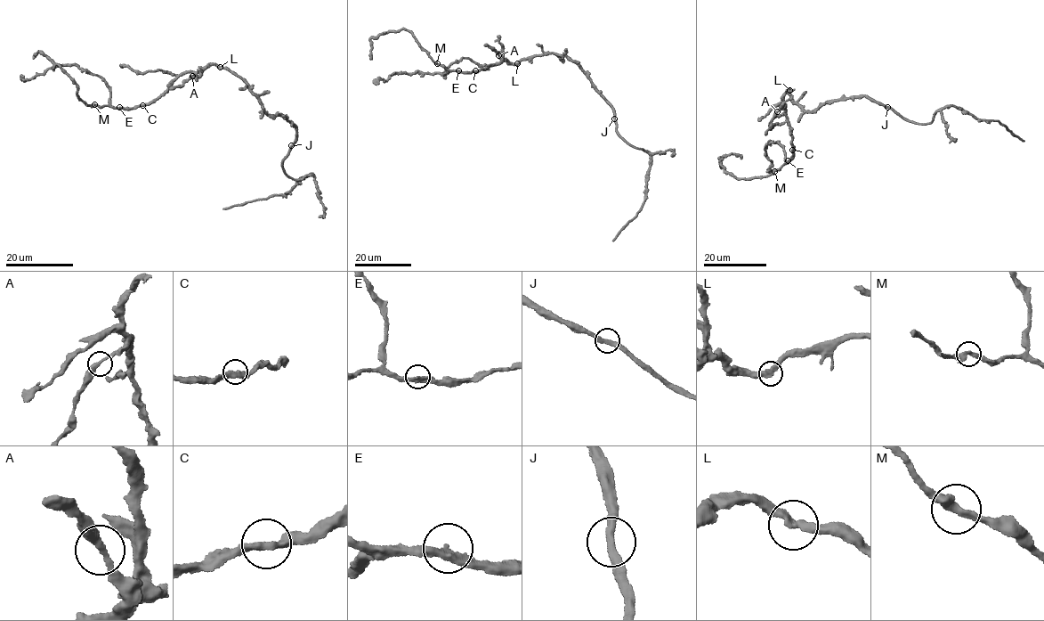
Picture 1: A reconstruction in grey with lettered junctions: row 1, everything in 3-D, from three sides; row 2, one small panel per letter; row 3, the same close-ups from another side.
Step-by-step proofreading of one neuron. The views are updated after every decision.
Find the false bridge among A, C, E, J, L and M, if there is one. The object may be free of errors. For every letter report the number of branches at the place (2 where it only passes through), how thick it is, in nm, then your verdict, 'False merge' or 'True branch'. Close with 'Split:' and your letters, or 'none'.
A: Branches: 2. Thickness 320 nm. True branch
C: Branches: 2. Thickness 340 nm. True branch
E: Branches: 2. Thickness 320 nm. True branch
J: Branches: 2. Thickness 320 nm. True branch
L: Branches: 2. Thickness 340 nm. True branch
M: Branches: 2. Thickness 340 nm. True branch
Split: none

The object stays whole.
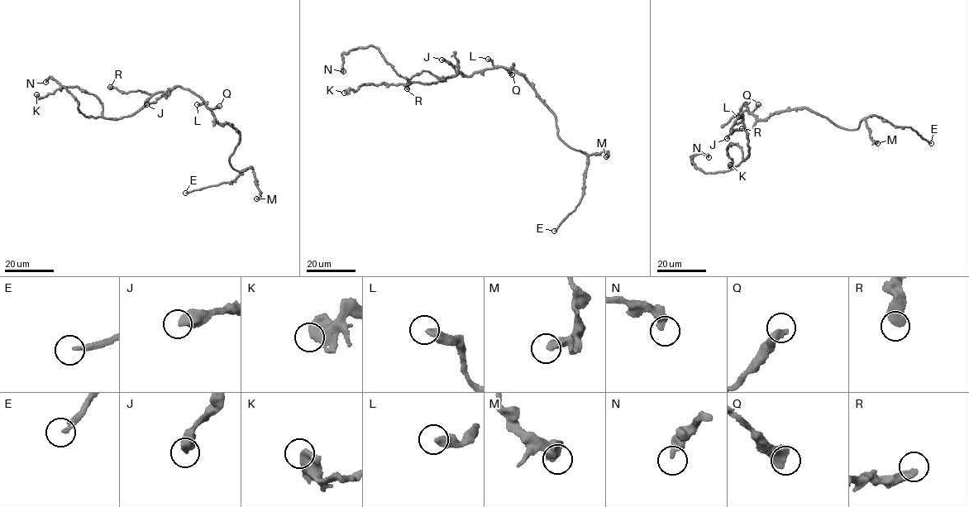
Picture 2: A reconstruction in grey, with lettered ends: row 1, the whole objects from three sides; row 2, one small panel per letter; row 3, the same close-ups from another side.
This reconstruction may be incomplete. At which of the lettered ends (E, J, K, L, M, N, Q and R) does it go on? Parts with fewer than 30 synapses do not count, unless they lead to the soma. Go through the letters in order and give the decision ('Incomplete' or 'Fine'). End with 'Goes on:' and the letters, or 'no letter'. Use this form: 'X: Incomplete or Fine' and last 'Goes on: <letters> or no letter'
E: Incomplete
J: Fine
K: Fine
L: Fine
M: Fine
N: Fine
Q: Fine
R: Fine
Goes on: E

